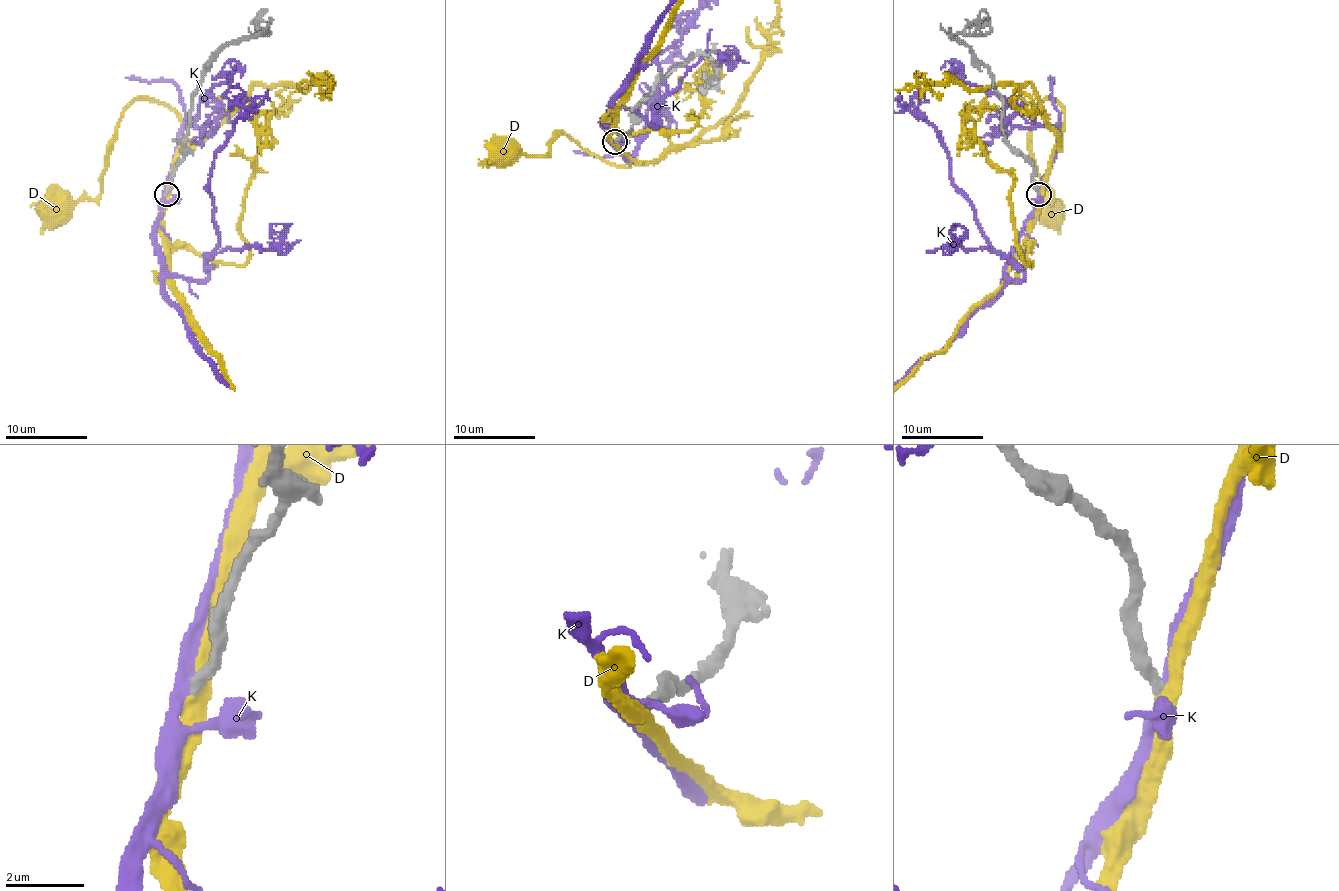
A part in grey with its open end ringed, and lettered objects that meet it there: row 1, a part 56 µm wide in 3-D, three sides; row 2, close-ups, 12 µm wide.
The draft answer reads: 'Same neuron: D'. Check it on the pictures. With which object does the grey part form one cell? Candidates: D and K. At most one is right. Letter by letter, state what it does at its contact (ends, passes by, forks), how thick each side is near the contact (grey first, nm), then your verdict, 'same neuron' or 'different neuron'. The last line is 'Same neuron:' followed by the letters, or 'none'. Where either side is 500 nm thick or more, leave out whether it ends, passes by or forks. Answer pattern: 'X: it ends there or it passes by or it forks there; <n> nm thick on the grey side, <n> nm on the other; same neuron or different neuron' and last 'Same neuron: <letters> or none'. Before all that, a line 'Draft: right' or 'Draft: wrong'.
Draft: right
D: it passes by; 280 nm thick on the grey side, 360 nm on the other; same neuron
K: it passes by; 280 nm thick on the grey side, 320 nm on the other; different neuron
Same neuron: D

